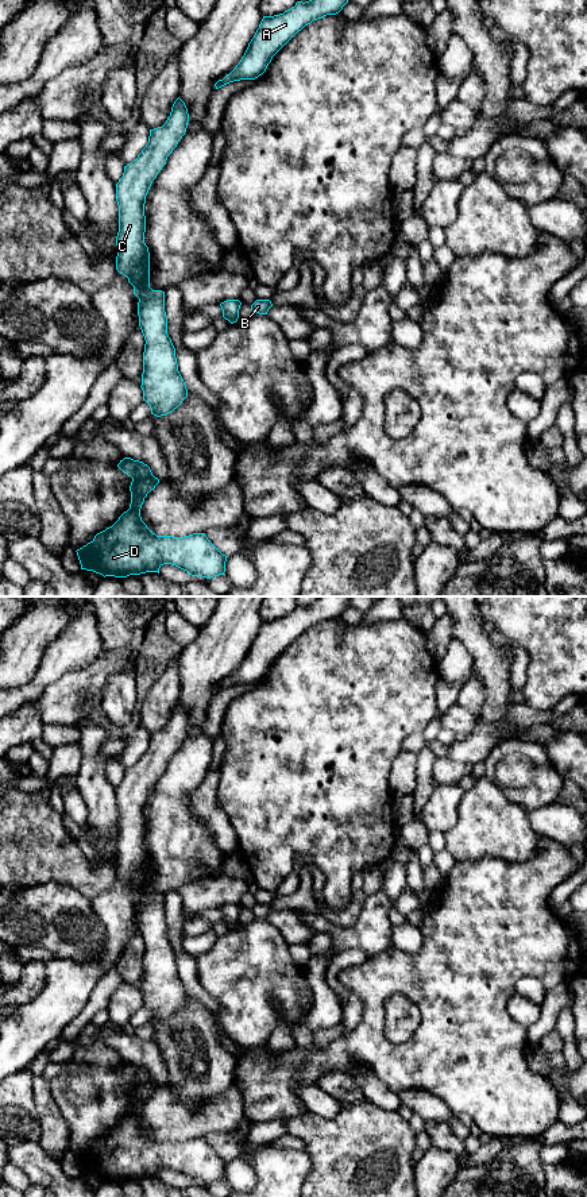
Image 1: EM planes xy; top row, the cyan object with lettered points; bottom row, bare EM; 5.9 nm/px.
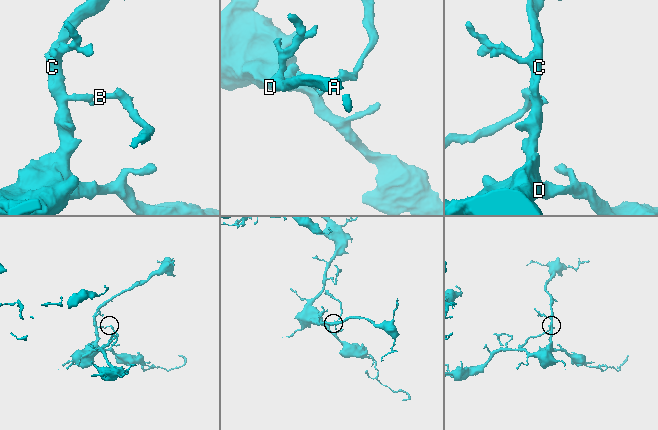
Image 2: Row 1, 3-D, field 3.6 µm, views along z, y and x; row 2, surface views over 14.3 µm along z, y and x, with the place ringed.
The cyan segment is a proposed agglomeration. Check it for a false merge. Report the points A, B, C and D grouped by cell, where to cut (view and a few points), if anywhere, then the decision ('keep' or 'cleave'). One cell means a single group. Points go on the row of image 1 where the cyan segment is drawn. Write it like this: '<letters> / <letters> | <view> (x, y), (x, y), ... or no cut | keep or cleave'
A C D / B | xy (236, 319), (230, 321) | cleave

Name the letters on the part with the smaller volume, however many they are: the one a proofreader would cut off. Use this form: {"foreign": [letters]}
{"foreign": ["B"]}

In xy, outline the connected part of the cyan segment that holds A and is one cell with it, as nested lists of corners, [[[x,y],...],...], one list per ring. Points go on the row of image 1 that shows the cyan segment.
[[[348,0],[297,1],[283,13],[263,16],[259,28],[236,67],[219,80],[216,89],[240,80],[255,80],[262,76],[273,57],[305,26],[327,15],[339,13]]]

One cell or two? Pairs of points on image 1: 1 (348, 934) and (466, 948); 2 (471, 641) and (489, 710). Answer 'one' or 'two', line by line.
1: two
2: one

